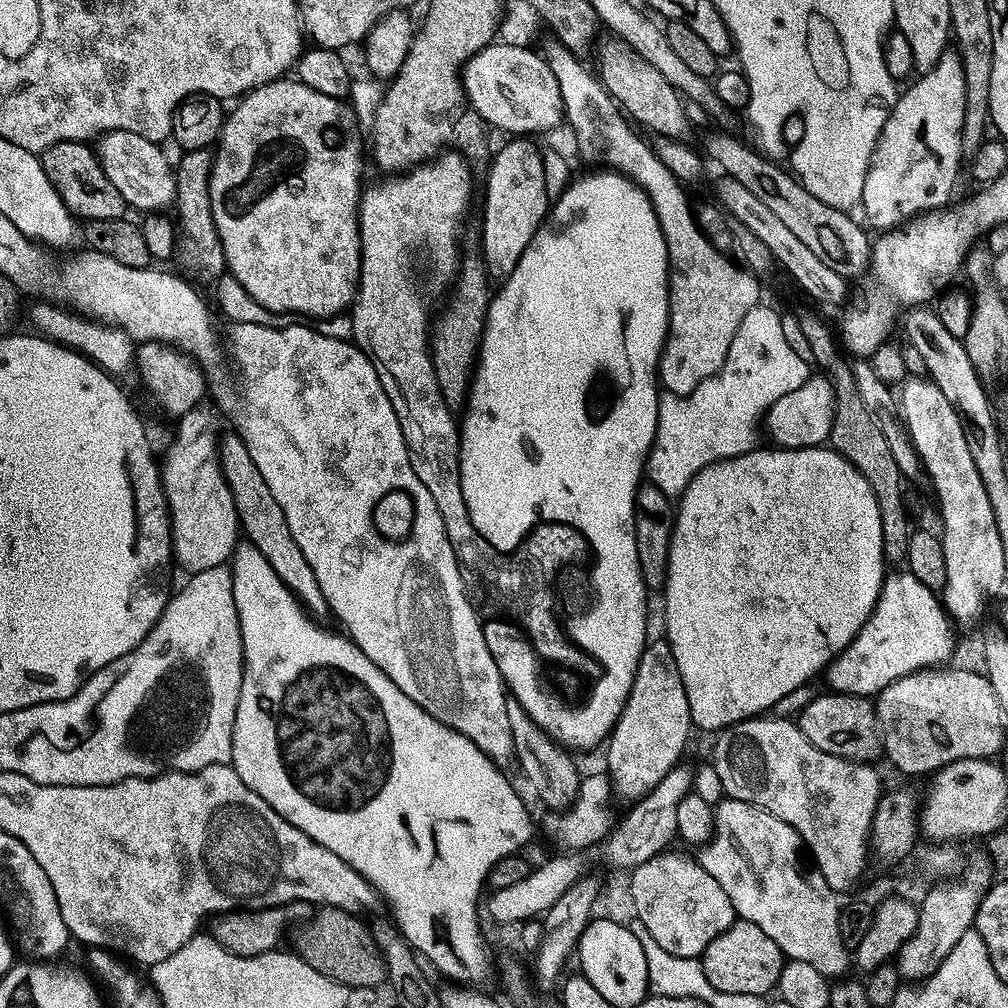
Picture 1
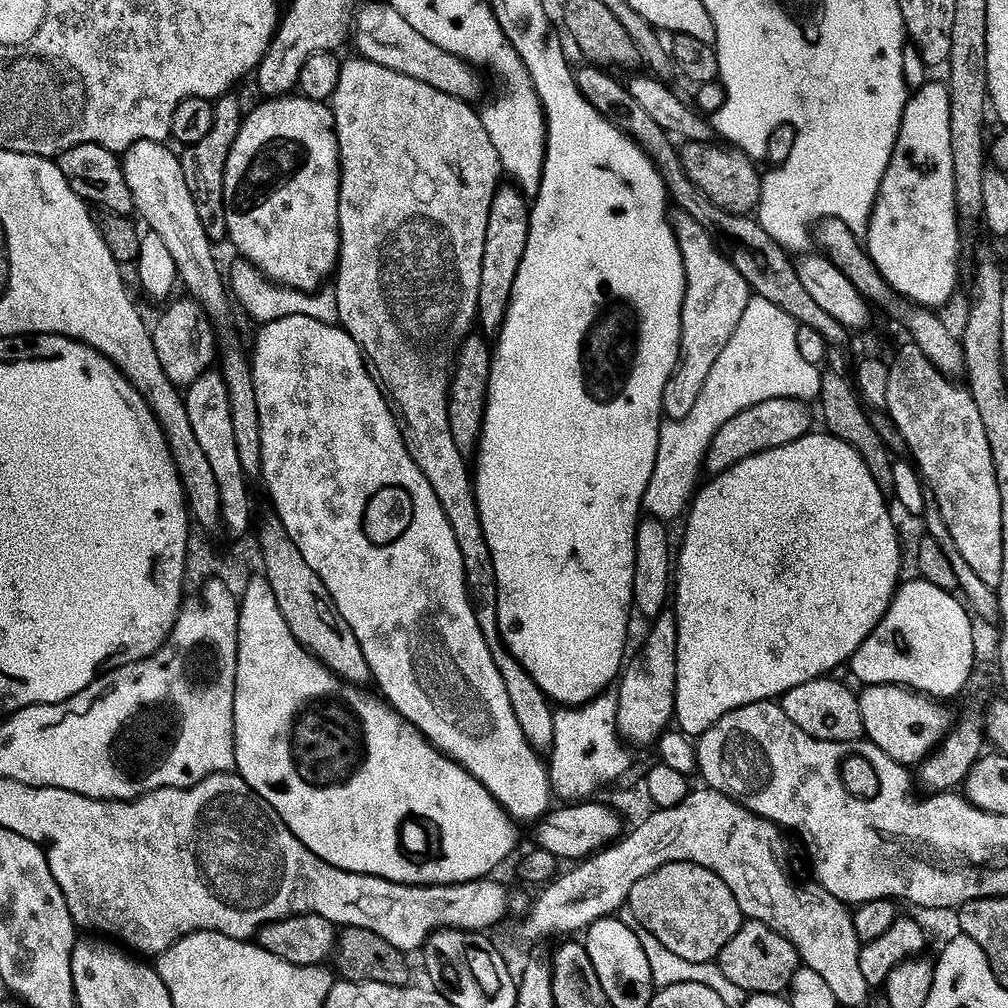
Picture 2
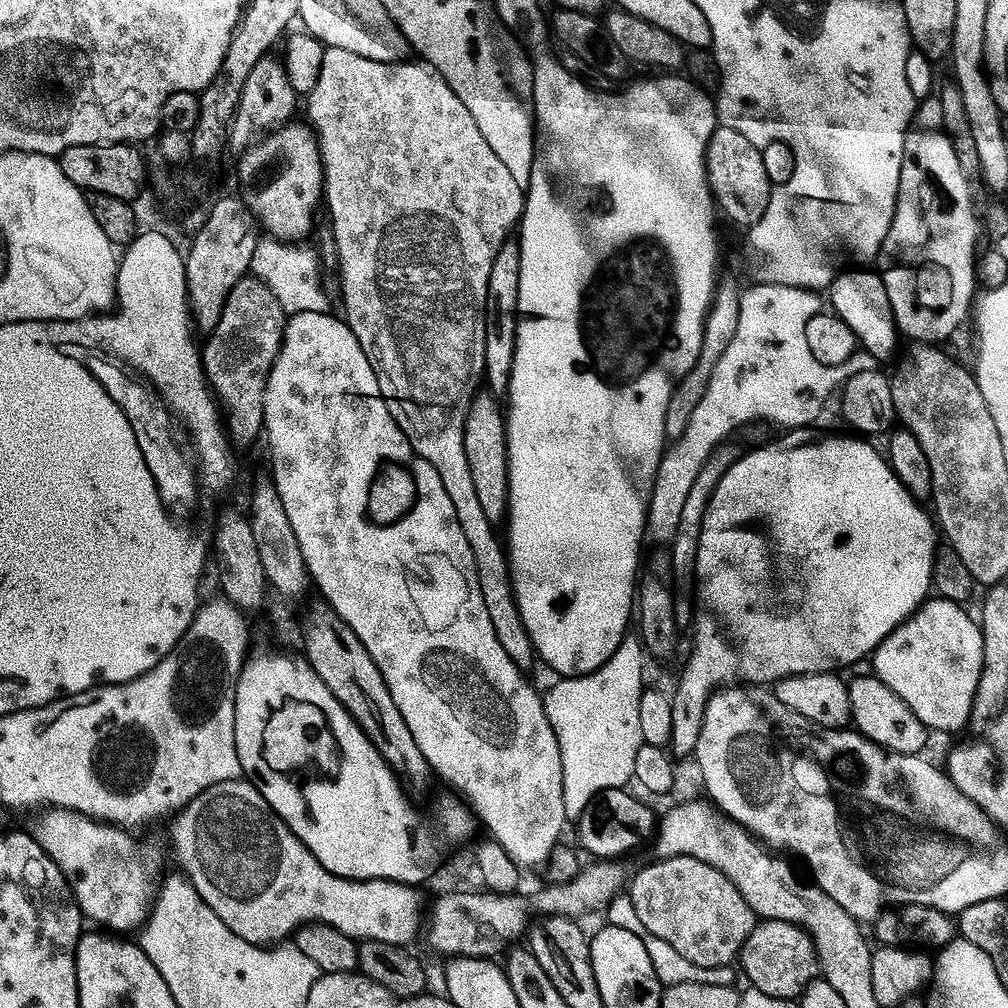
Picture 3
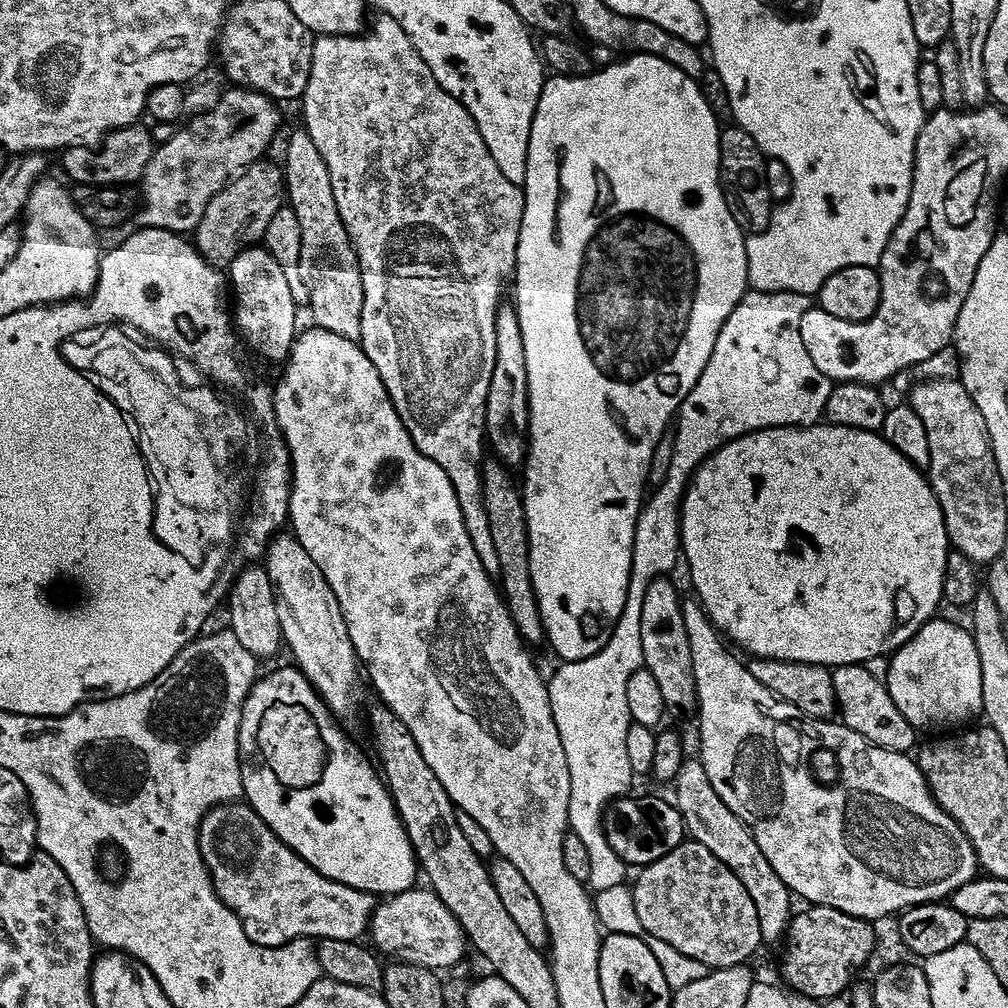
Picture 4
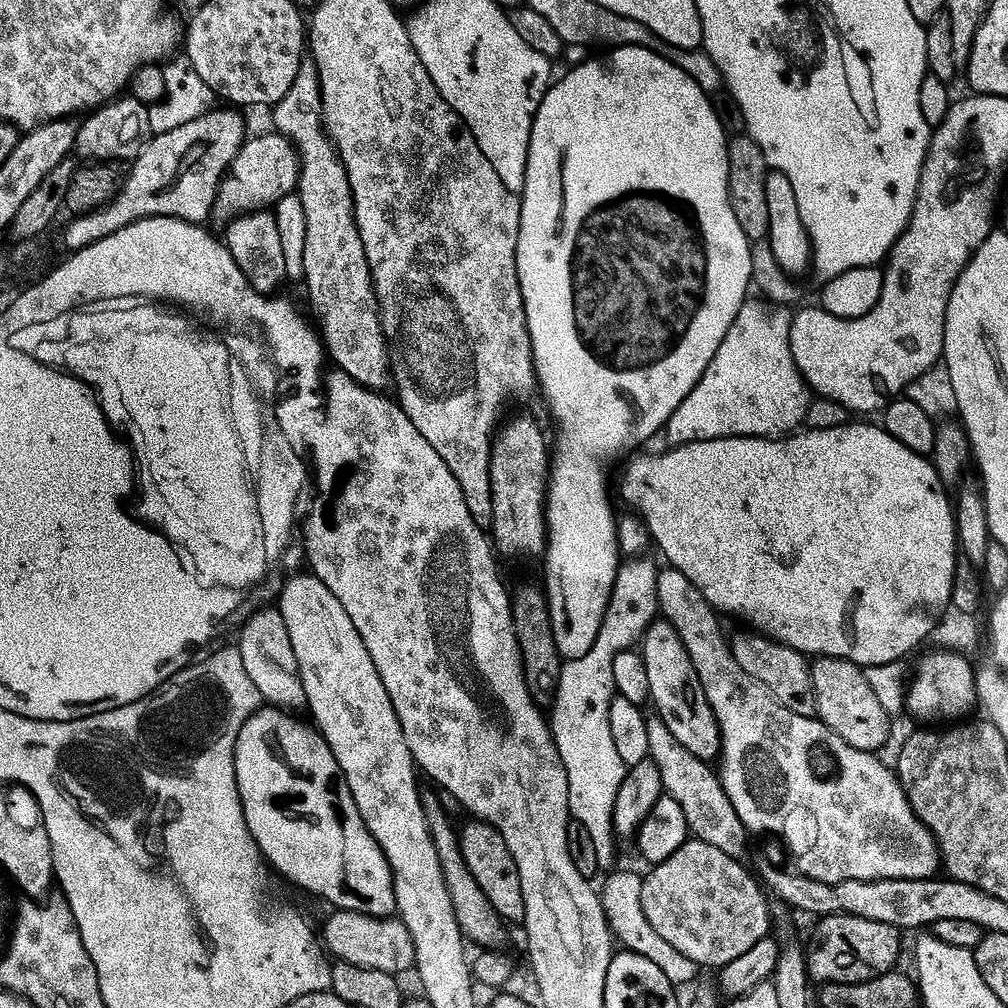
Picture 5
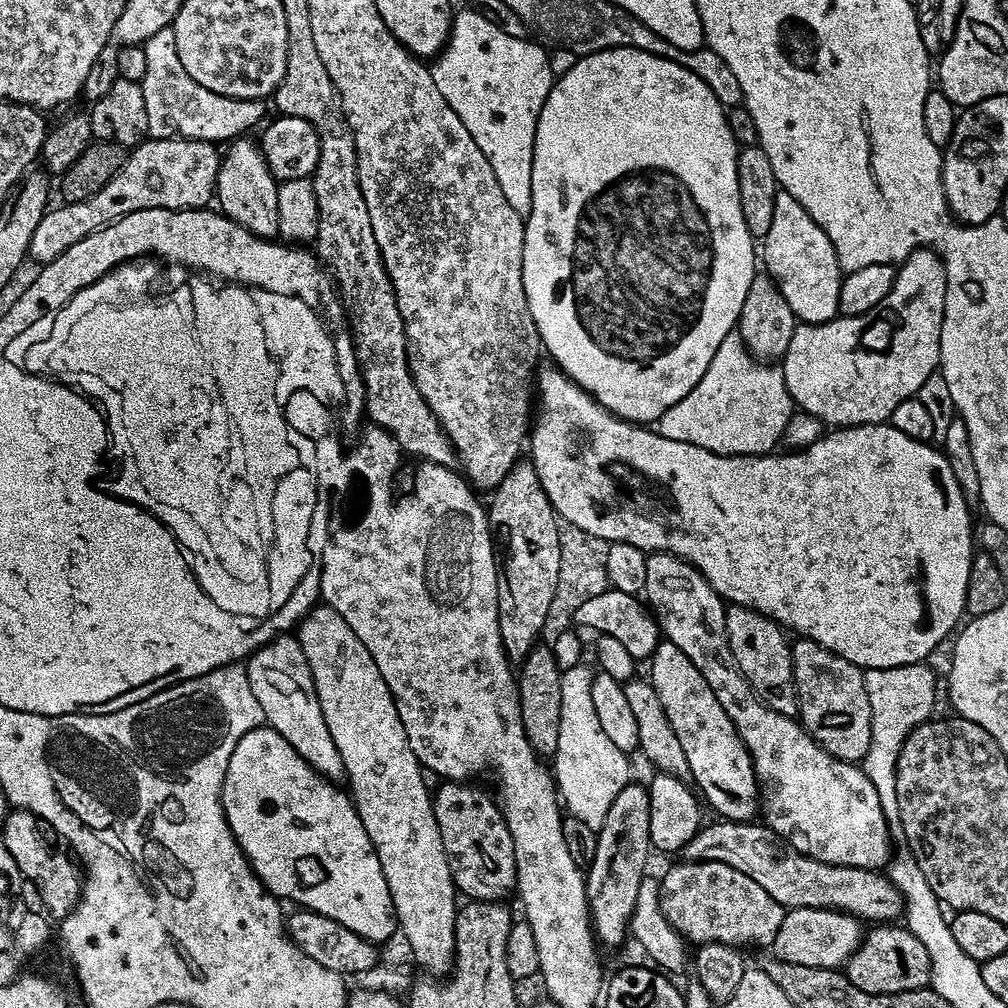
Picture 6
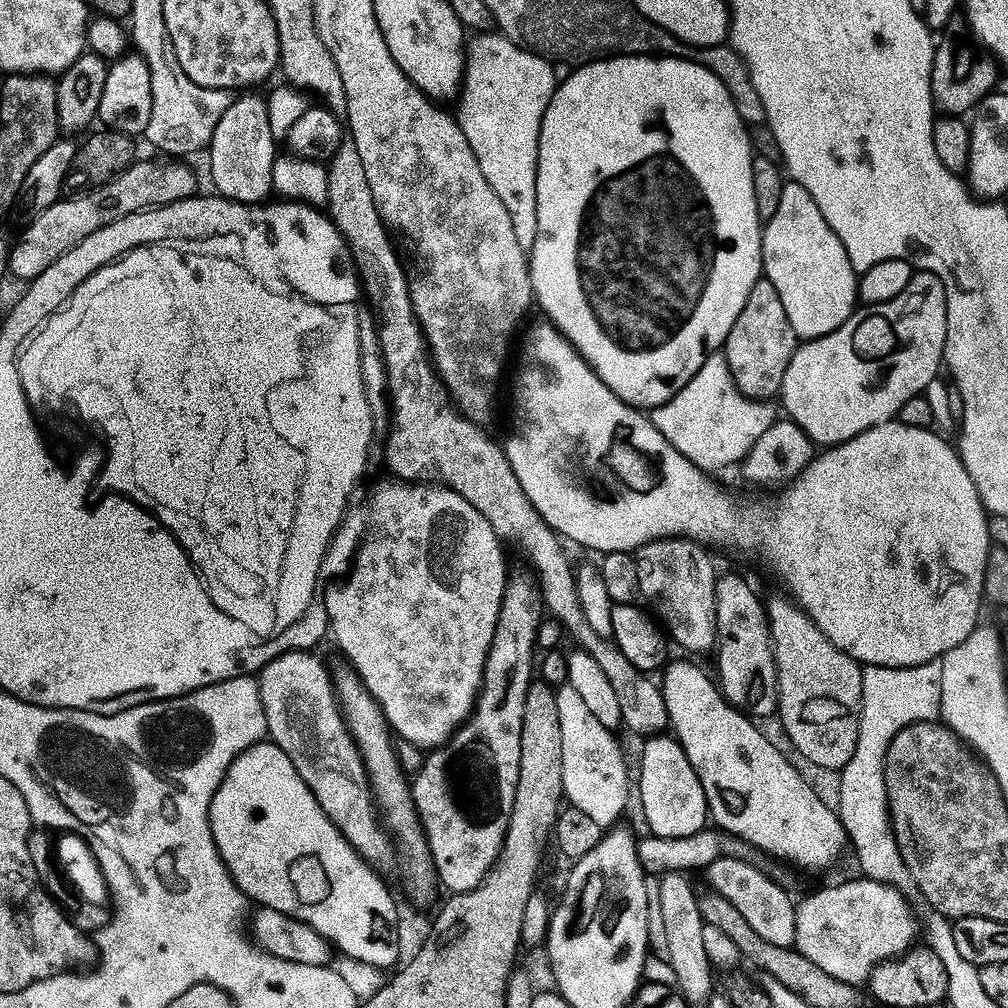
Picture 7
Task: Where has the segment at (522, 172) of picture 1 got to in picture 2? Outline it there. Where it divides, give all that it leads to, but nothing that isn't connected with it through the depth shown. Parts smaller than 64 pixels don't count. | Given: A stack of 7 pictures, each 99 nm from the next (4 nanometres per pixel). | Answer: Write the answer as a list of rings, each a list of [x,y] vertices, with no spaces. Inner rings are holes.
[[[501,186],[496,189],[490,204],[490,218],[486,220],[486,246],[482,246],[482,278],[478,278],[476,320],[485,328],[485,333],[499,332],[506,318],[510,294],[514,290],[514,278],[526,250],[529,215],[529,201],[519,188]]]

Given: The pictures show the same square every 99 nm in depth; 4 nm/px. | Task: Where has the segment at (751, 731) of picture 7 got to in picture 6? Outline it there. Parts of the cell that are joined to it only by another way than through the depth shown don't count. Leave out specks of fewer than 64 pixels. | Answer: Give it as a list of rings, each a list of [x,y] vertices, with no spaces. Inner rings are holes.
[[[666,638],[661,639],[653,650],[648,665],[650,666],[647,675],[658,694],[658,699],[662,702],[662,710],[666,710],[666,718],[670,718],[670,726],[674,726],[674,734],[678,734],[678,742],[682,742],[682,751],[686,753],[688,763],[688,776],[698,789],[703,803],[707,807],[709,804],[716,811],[717,817],[726,820],[751,821],[755,817],[752,815],[755,812],[757,815],[758,812],[758,785],[756,772],[752,768],[752,755],[746,750],[726,710],[718,706],[718,698],[714,698],[714,690],[710,690],[710,686],[706,686],[706,678],[698,674],[698,666],[694,666],[694,662],[690,662],[690,658],[686,658],[686,654],[682,654],[682,650],[678,650],[678,646],[674,646],[674,642]]]

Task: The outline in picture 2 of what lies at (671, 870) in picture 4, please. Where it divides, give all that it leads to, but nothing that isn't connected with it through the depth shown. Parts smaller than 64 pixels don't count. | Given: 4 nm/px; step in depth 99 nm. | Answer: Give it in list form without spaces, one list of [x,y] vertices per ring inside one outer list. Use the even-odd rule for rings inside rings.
[[[675,860],[669,864],[663,864],[658,870],[646,874],[646,878],[638,878],[638,882],[634,882],[634,886],[630,890],[626,908],[627,911],[634,914],[634,918],[638,918],[638,922],[642,922],[642,926],[646,926],[646,930],[650,930],[650,934],[654,934],[654,938],[658,938],[658,942],[662,942],[662,946],[666,946],[666,950],[672,951],[673,954],[678,954],[678,958],[686,958],[686,962],[715,961],[719,957],[722,946],[726,946],[726,942],[730,942],[730,938],[734,938],[734,934],[742,923],[742,913],[734,894],[730,894],[730,886],[726,886],[726,882],[722,882],[722,878],[718,878],[718,874],[706,870],[706,866],[698,866],[689,860]]]

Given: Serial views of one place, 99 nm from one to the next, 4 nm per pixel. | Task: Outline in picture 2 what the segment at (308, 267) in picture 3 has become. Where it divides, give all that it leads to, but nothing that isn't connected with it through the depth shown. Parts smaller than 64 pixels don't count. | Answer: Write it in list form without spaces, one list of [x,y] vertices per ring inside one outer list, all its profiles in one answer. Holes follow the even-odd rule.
[[[236,258],[236,261],[226,268],[226,288],[231,299],[239,307],[241,304],[245,314],[253,316],[256,322],[286,318],[290,314],[302,314],[306,318],[314,318],[318,322],[327,324],[338,321],[338,298],[335,291],[299,292],[293,288],[286,288],[282,284],[269,280],[267,276],[263,276],[250,261],[243,258]]]

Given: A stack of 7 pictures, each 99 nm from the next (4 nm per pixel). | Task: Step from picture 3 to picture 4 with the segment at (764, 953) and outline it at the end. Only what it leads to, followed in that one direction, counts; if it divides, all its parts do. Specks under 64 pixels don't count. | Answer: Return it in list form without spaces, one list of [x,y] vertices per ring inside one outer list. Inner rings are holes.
[[[813,904],[805,909],[805,912],[797,911],[793,915],[784,932],[782,941],[784,953],[780,956],[780,972],[784,975],[785,982],[783,983],[793,993],[801,992],[802,995],[809,996],[812,1000],[823,1002],[832,999],[833,996],[841,995],[853,981],[852,971],[862,967],[871,958],[872,951],[876,948],[876,932],[872,929],[875,927],[869,921],[846,914],[834,906]]]

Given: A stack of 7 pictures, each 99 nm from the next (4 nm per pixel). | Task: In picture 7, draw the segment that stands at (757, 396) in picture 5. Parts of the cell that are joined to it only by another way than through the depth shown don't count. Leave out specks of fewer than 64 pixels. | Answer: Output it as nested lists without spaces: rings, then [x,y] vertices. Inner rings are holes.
[[[713,354],[706,358],[706,362],[702,362],[698,374],[694,374],[694,378],[690,378],[690,382],[686,382],[686,386],[682,386],[682,390],[674,394],[674,398],[651,409],[650,419],[662,438],[666,438],[666,442],[670,442],[670,446],[674,446],[678,454],[690,458],[690,462],[694,462],[694,466],[698,466],[703,472],[716,474],[719,468],[724,468],[727,464],[739,465],[754,442],[762,438],[765,430],[770,430],[770,426],[778,419],[778,412],[770,405],[768,400],[753,400],[751,396],[742,395],[723,355]]]

